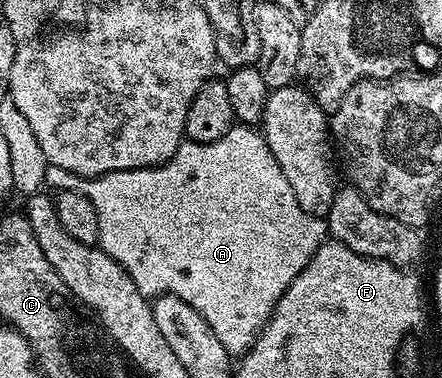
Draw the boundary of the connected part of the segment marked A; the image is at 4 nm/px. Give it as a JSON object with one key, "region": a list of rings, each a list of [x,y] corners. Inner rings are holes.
{"region":[[[240,123],[234,124],[233,129],[227,131],[227,135],[211,143],[199,143],[188,139],[182,141],[175,155],[171,155],[171,159],[167,159],[162,165],[131,171],[111,171],[88,178],[84,185],[84,195],[91,199],[91,207],[95,207],[95,216],[99,219],[99,248],[125,268],[127,275],[131,275],[131,283],[135,283],[135,287],[139,287],[139,291],[145,297],[152,299],[170,293],[183,299],[183,303],[191,303],[191,307],[195,307],[195,311],[199,311],[199,315],[207,319],[211,331],[215,331],[219,343],[223,343],[230,355],[243,355],[253,346],[261,333],[261,328],[269,321],[274,307],[287,291],[287,287],[291,287],[291,283],[303,271],[303,267],[311,263],[318,247],[327,241],[326,218],[311,215],[303,211],[303,207],[299,207],[299,199],[295,199],[295,191],[291,191],[291,183],[287,183],[287,175],[283,175],[283,167],[275,163],[275,155],[271,155],[271,147],[267,147],[264,132]]]}

